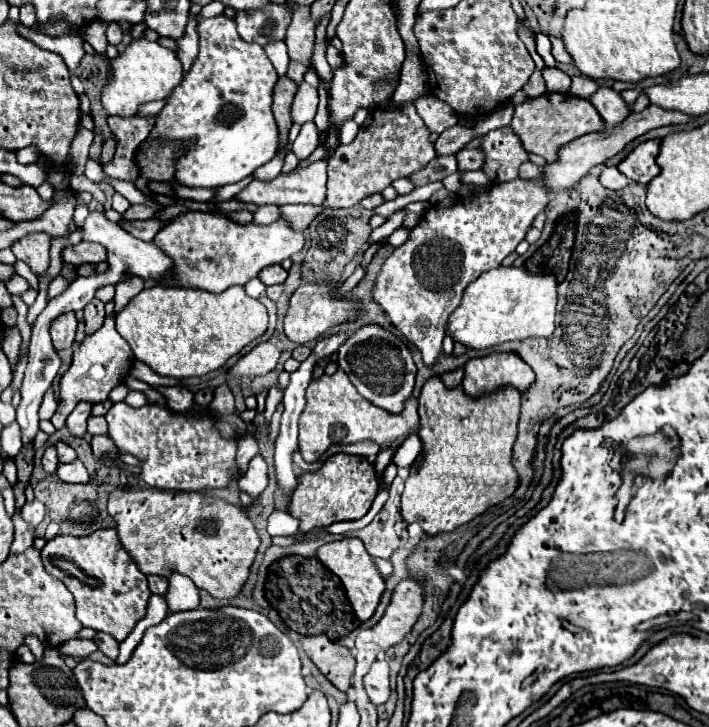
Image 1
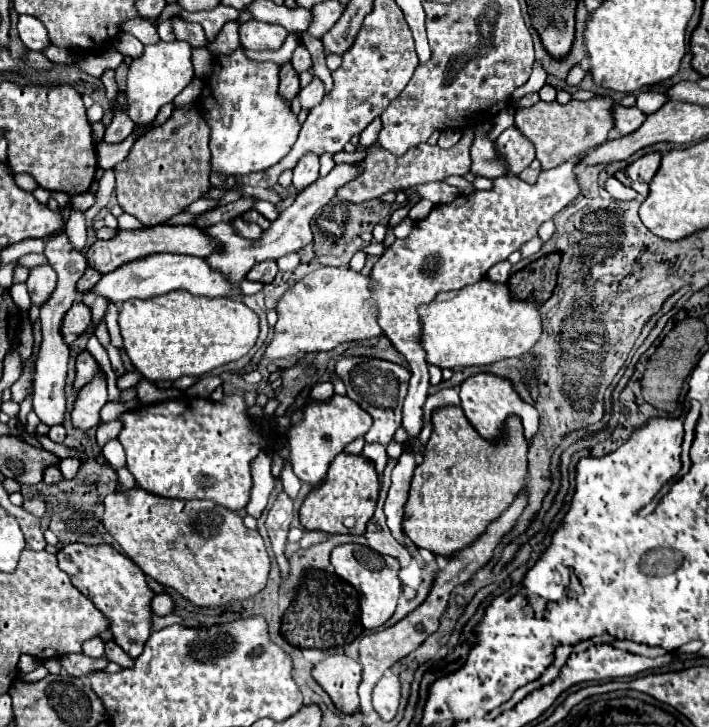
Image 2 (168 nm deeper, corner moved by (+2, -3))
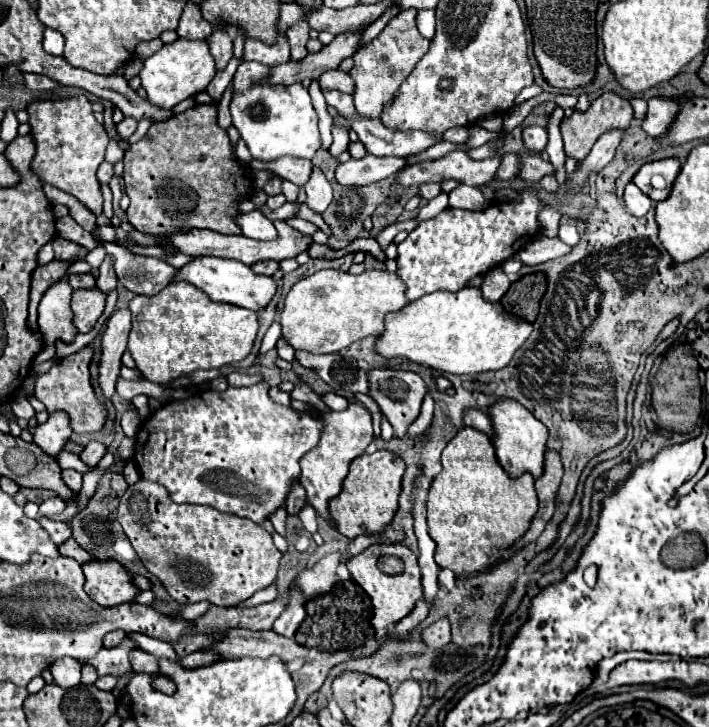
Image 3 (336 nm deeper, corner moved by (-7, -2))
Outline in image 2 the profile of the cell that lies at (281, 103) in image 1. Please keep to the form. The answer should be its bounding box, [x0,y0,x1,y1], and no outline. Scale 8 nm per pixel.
[279,62,299,102]

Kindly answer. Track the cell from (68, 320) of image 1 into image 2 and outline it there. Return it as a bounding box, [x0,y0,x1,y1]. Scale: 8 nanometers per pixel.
[63,302,91,344]

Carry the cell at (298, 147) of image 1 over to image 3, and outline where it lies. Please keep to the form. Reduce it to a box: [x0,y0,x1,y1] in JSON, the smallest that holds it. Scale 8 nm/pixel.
[304,167,332,213]

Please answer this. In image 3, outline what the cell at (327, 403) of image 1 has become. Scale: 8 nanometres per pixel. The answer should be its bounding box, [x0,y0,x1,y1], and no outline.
[300,403,374,521]

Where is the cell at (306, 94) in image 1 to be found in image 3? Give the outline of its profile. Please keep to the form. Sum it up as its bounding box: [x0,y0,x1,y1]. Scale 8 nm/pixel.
[318,69,354,93]

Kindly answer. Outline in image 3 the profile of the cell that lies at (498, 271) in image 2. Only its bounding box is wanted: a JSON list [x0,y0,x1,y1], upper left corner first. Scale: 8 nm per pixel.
[480,267,512,301]

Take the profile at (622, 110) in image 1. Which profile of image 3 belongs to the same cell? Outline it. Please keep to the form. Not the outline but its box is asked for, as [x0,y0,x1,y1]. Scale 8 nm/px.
[642,97,680,139]

